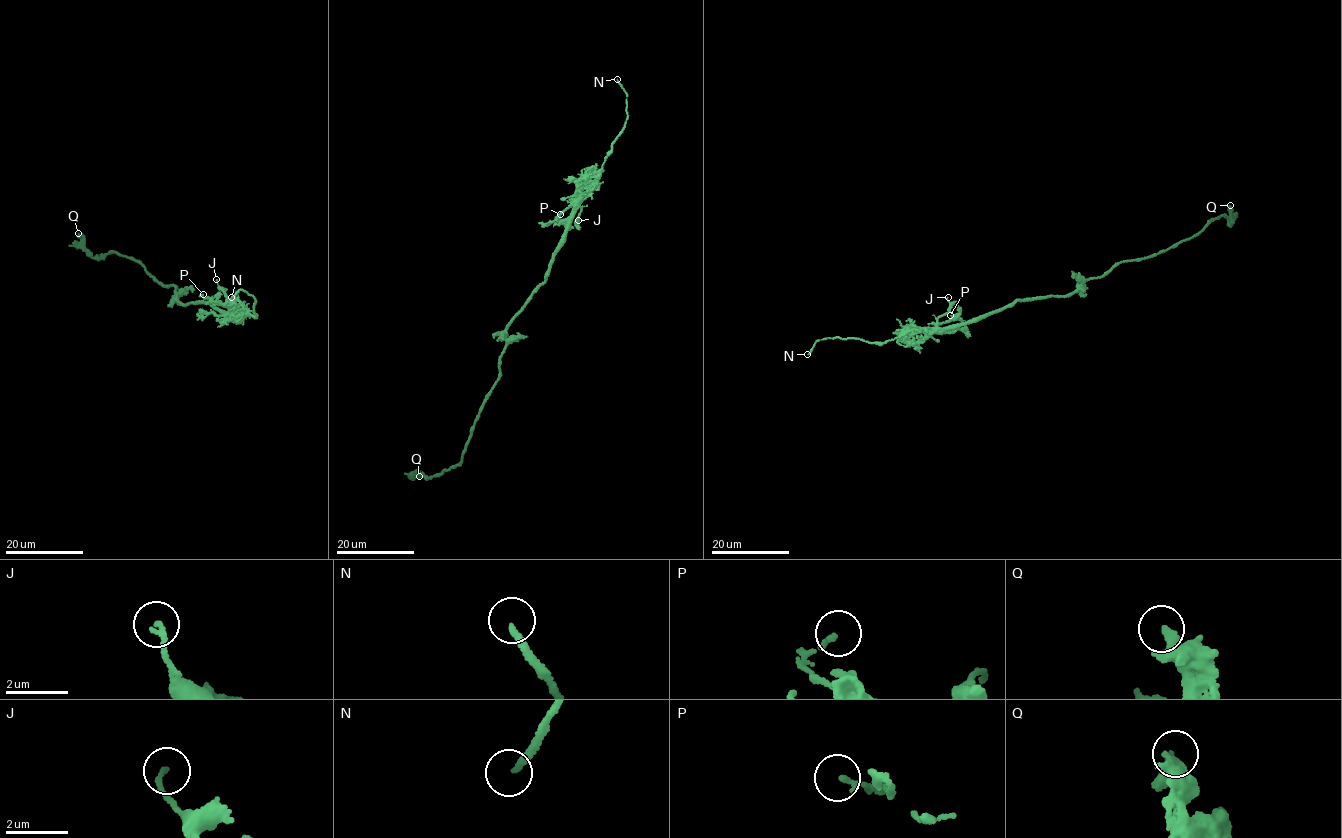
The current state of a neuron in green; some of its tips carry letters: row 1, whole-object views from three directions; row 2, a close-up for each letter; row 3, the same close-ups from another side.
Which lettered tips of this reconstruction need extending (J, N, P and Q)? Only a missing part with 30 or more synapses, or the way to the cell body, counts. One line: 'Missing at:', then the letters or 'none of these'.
Missing at: N

